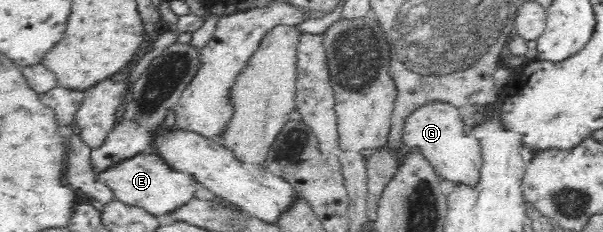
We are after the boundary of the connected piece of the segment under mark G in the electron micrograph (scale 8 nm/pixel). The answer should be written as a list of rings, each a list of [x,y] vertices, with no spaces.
[[[432,102],[406,120],[402,142],[419,151],[439,179],[443,179],[443,183],[475,187],[479,183],[481,169],[479,139],[475,139],[475,135],[467,135],[463,125],[460,109],[447,103]]]

